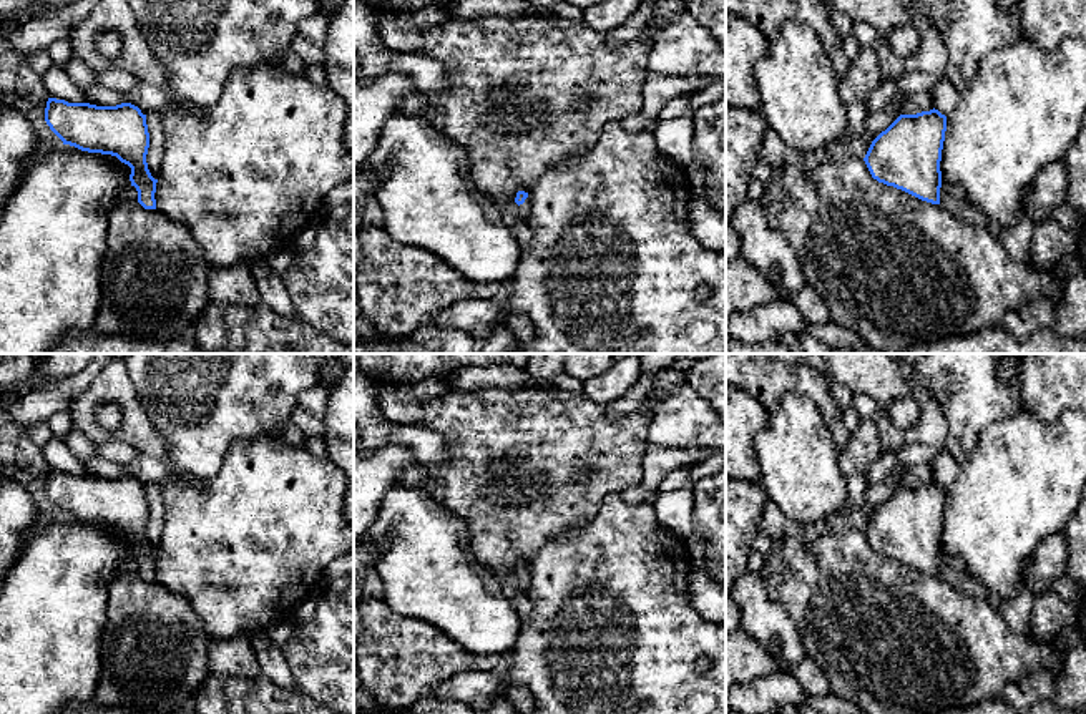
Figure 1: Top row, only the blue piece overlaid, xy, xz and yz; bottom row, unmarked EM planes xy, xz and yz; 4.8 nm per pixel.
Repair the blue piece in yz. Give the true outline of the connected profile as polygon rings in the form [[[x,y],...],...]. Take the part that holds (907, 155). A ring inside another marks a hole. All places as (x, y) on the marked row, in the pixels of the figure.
[[[938,110],[900,115],[870,144],[863,161],[873,179],[940,204],[947,116]]]

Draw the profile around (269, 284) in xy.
[[[267,257],[251,259],[247,261],[247,266],[252,271],[261,302],[276,314],[291,312],[289,294],[284,287],[282,276],[269,266]]]

